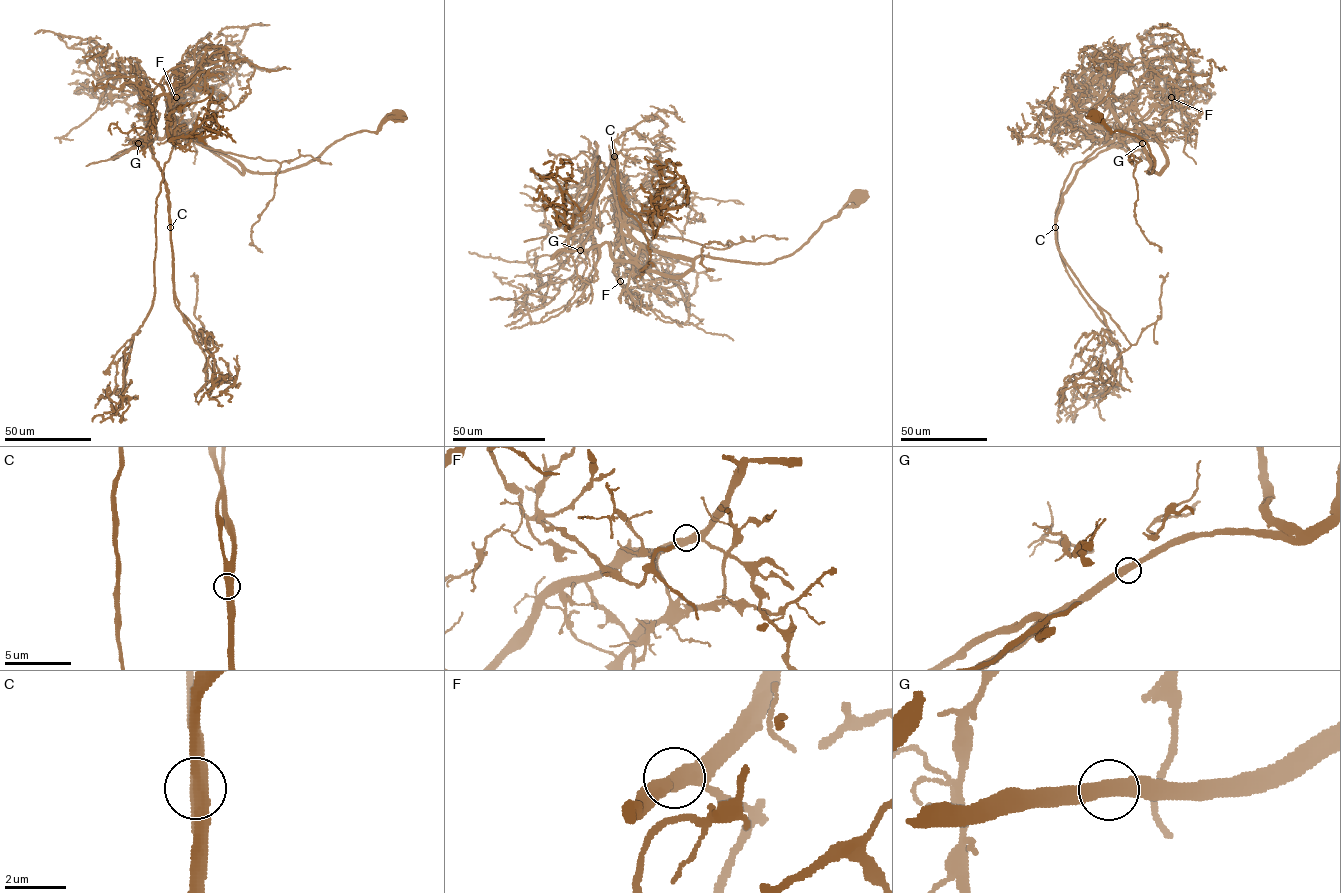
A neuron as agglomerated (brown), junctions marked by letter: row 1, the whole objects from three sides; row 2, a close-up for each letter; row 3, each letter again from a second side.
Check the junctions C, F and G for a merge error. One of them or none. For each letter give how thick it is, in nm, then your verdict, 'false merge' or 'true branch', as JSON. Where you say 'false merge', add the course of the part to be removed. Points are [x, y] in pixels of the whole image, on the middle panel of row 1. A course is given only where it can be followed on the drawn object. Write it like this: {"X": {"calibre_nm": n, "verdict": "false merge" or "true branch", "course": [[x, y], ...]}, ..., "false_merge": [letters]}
{"C": {"calibre_nm": 480, "verdict": "false merge", "course": [[614, 156], [599, 232], [606, 211], [619, 227], [714, 248], [730, 240], [702, 246], [713, 271]]}, "F": {"calibre_nm": 480, "verdict": "true branch"}, "G": {"calibre_nm": 480, "verdict": "true branch"}, "false_merge": ["C"]}

